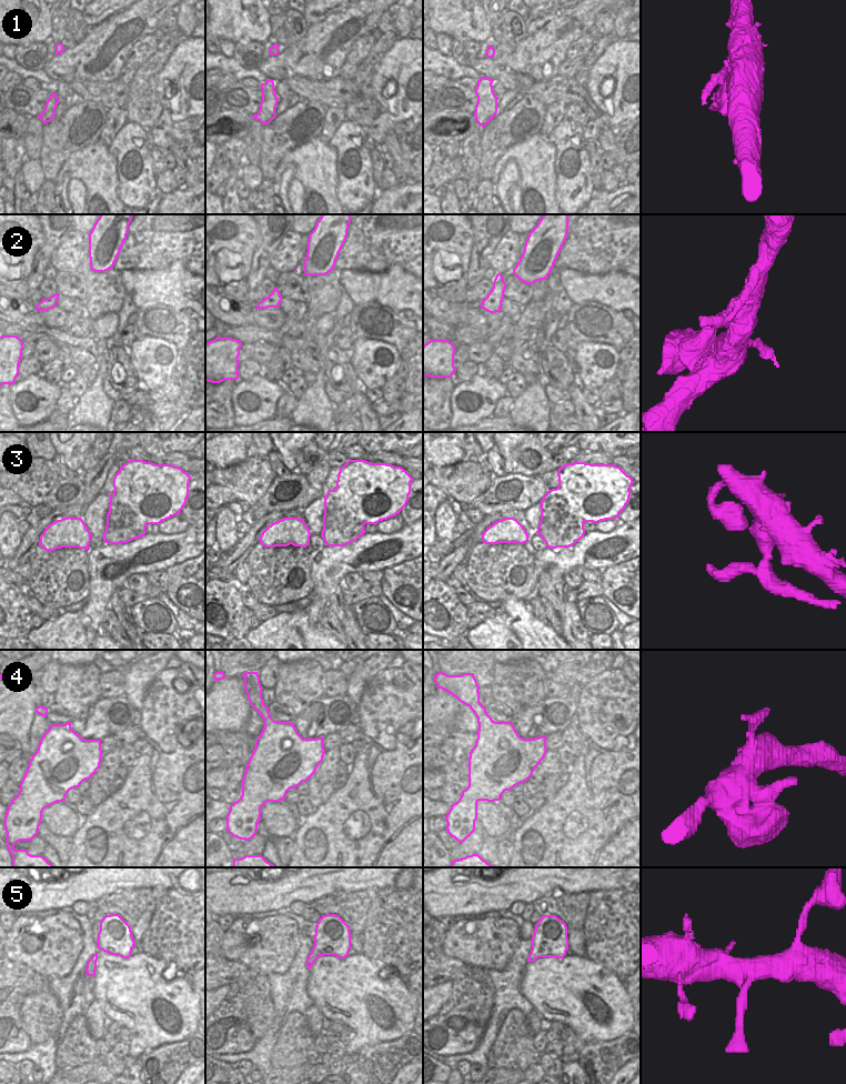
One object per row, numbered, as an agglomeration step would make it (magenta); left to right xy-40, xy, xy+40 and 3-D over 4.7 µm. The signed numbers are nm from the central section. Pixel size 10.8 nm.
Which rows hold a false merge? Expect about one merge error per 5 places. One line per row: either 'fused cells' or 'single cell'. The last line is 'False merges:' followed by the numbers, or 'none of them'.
1: single cell
2: single cell
3: fused cells
4: single cell
5: single cell
False merges: 3

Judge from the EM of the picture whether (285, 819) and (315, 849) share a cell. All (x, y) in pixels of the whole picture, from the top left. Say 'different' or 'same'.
different

